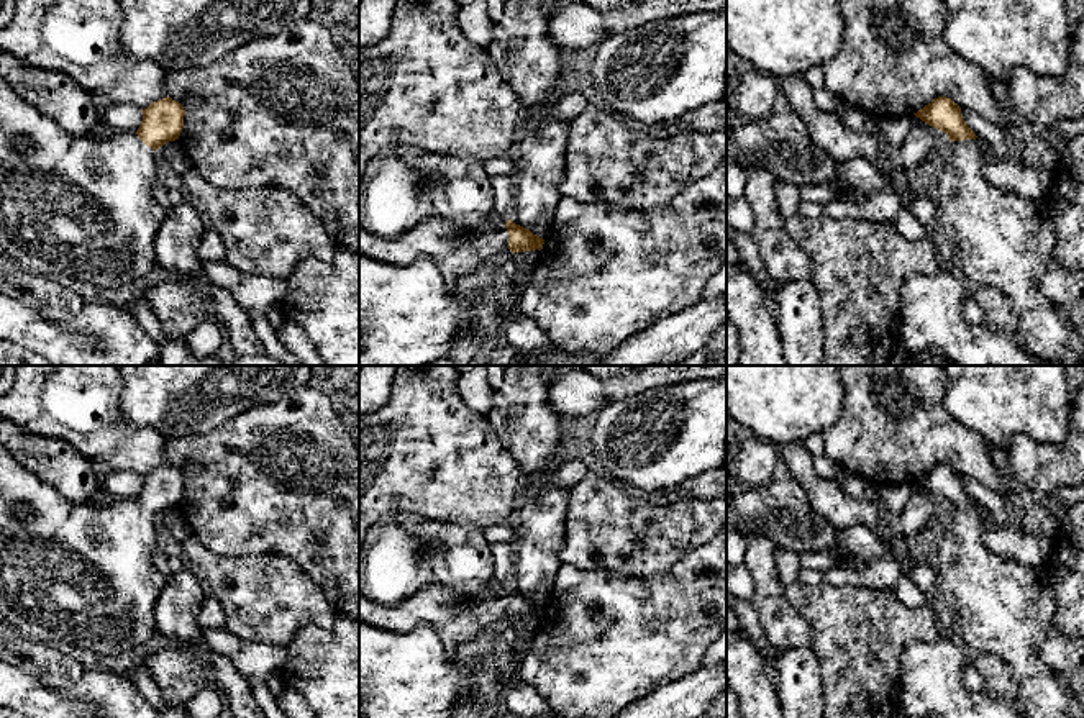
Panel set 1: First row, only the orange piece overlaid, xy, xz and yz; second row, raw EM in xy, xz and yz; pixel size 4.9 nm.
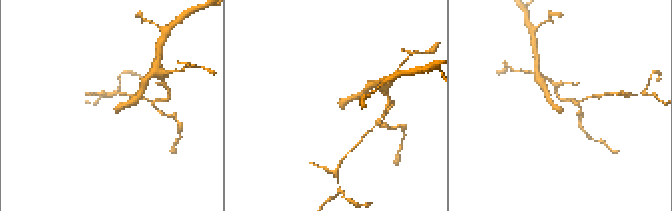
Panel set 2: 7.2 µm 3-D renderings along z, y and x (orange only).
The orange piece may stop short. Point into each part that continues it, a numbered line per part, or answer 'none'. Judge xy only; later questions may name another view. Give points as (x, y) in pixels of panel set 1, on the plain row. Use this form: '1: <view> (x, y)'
1: xy (84, 574)

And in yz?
1: yz (991, 604)

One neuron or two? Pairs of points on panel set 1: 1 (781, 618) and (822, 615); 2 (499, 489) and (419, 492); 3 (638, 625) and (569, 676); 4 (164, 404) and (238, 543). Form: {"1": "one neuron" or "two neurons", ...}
{"1": "two neurons", "2": "one neuron", "3": "one neuron", "4": "two neurons"}

